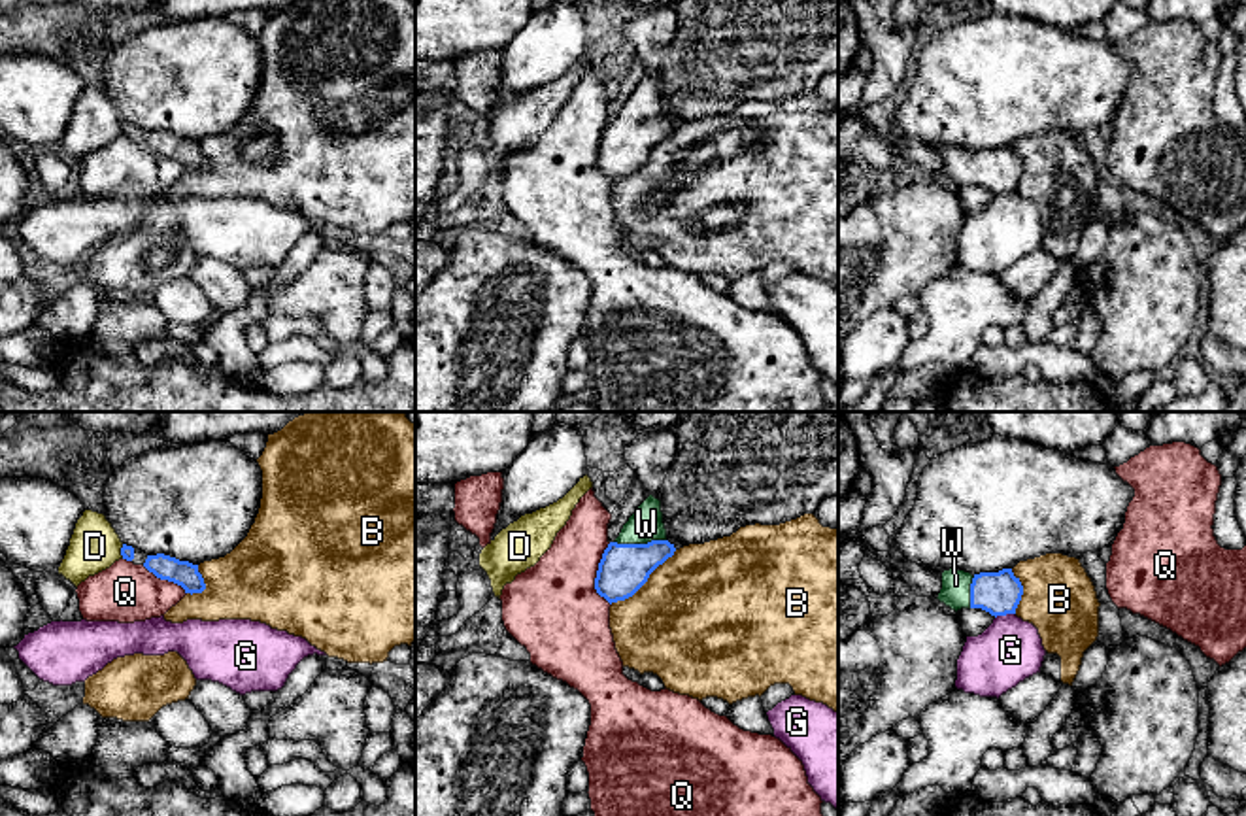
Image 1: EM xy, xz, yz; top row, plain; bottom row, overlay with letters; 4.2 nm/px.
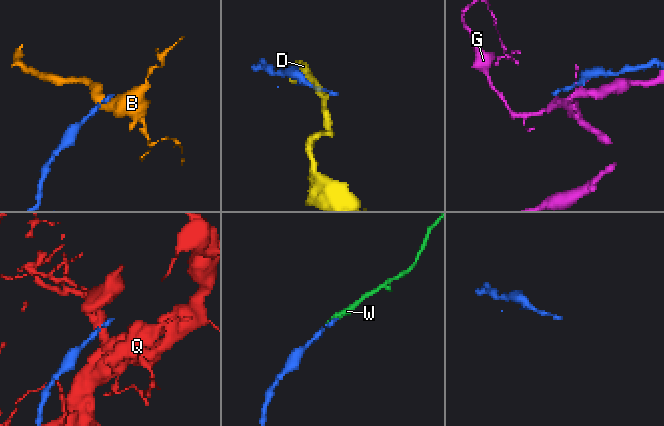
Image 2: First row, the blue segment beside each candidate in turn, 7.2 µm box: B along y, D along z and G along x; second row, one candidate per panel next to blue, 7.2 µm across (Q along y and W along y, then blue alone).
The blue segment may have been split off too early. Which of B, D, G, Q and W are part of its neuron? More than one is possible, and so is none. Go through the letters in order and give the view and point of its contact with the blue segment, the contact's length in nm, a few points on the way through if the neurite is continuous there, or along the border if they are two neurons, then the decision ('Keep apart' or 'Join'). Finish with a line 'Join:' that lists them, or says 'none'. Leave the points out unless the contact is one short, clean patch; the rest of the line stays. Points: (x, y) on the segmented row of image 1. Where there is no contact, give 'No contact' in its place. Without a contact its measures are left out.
B: Touches blue at xz (644, 582). Shared border 360 nm. Boundary: xz (676, 550), (631, 595), (610, 603). Keep apart
D: Touches blue at xy (121, 552). Shared border 60 nm. Keep apart
G: Touches blue at yz (1005, 614). Shared border 90 nm. Boundary: yz (1014, 612), (995, 618). Keep apart
Q: Touches blue at xz (597, 575). Shared border 280 nm. Keep apart
W: Touches blue at xz (639, 544). Shared border 220 nm. Join
Join: W

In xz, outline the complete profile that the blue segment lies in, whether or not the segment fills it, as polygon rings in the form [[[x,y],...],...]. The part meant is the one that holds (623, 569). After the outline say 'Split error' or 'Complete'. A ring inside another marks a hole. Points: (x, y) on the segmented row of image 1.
[[[649,495],[604,550],[595,578],[597,593],[610,604],[632,597],[674,552],[666,540],[661,501]]]. Split error

